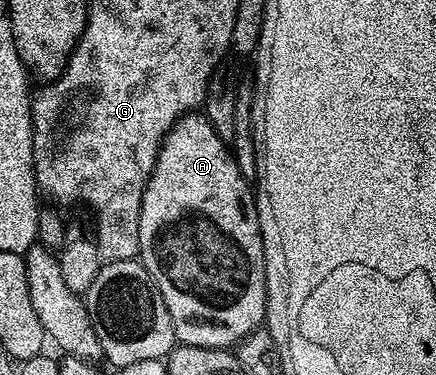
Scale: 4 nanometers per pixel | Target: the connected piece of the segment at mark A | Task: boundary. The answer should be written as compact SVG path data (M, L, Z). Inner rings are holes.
M189 114L180 117L176 121L176 125L164 136L164 142L160 145L160 153L156 155L156 165L142 194L138 242L140 243L138 259L144 265L144 269L152 275L156 289L160 291L166 302L166 310L170 310L176 339L180 344L228 350L239 344L240 340L246 338L255 328L261 327L265 323L268 291L264 281L264 243L260 233L260 215L256 209L254 188L238 170L235 155L230 151L229 145L215 133L214 126L204 114Z

